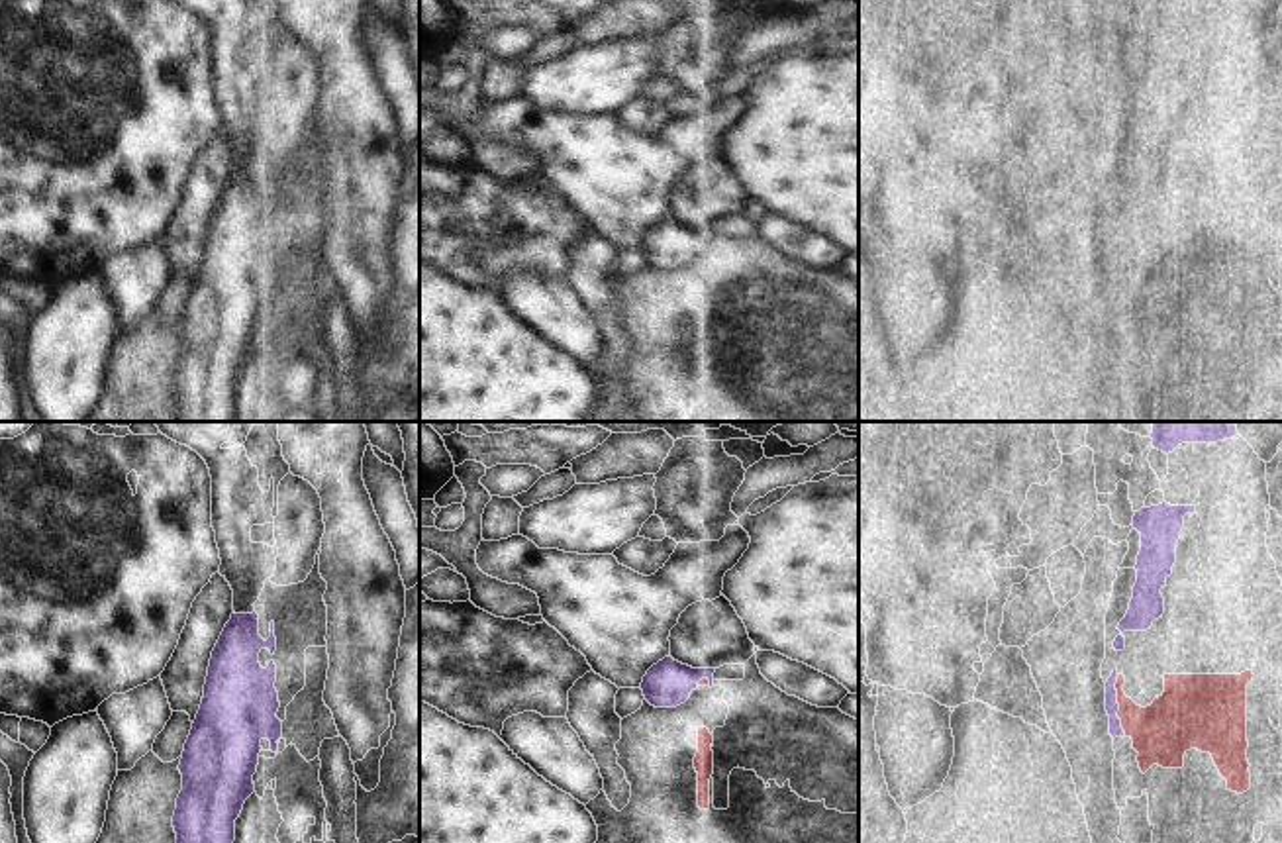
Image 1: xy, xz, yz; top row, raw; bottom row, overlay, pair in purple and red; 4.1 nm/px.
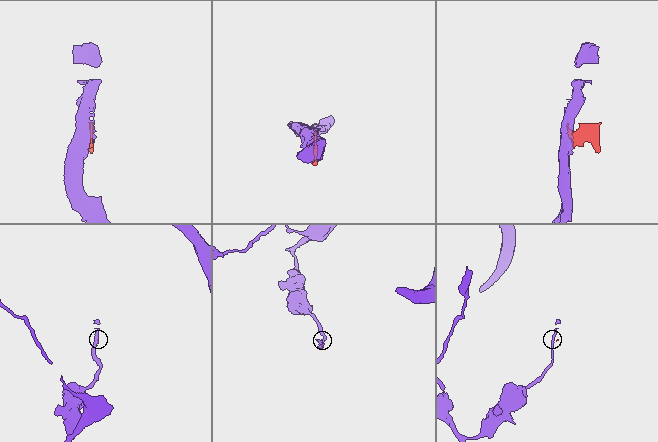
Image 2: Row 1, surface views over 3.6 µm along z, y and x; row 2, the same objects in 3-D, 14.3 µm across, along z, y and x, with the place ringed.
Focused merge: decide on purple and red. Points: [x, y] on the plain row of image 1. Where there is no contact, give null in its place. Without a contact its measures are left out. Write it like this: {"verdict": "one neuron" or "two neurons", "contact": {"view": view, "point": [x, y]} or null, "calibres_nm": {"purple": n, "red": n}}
{"verdict": "two neurons", "contact": {"view": "yz", "point": [1118, 267]}, "calibres_nm": {"purple": 60, "red": 260}}

